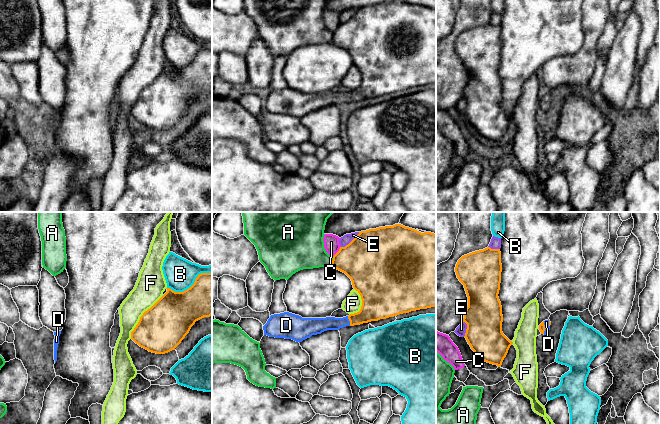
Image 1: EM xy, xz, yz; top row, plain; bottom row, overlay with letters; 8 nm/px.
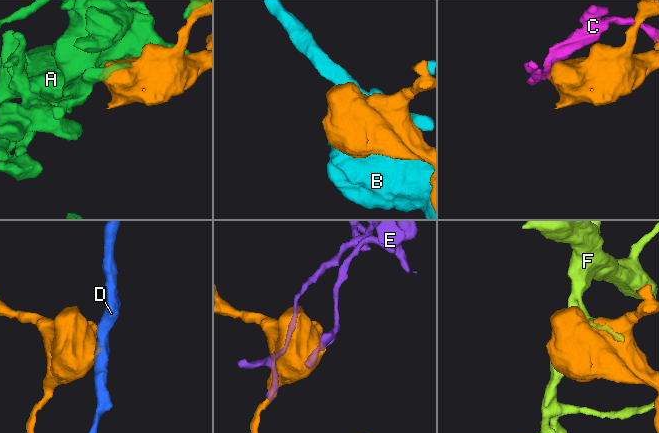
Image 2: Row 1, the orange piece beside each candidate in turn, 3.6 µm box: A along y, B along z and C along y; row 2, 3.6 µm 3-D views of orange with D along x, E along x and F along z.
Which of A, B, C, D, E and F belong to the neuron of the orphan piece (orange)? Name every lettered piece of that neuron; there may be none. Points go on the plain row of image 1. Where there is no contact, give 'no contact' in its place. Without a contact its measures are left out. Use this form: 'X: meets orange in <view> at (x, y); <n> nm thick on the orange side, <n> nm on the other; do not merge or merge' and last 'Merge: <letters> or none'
A: meets orange in xz at (332, 37); 360 nm thick on the orange side, 320 nm on the other; do not merge
B: meets orange in xy at (191, 62); 340 nm thick on the orange side, 260 nm on the other; do not merge
C: meets orange in xz at (337, 28); 400 nm thick on the orange side, 130 nm on the other; do not merge
D: meets orange in xz at (349, 96); 240 nm thick on the orange side, 120 nm on the other; merge
E: meets orange in xz at (350, 18); 500 nm thick on the orange side, 80 nm on the other; do not merge
F: meets orange in xy at (141, 92); 380 nm thick on the orange side, 240 nm on the other; do not merge
Merge: D

